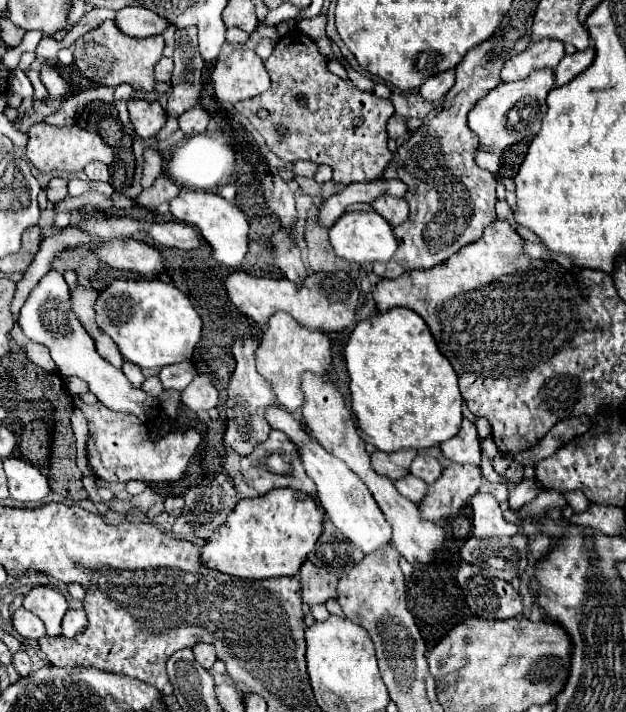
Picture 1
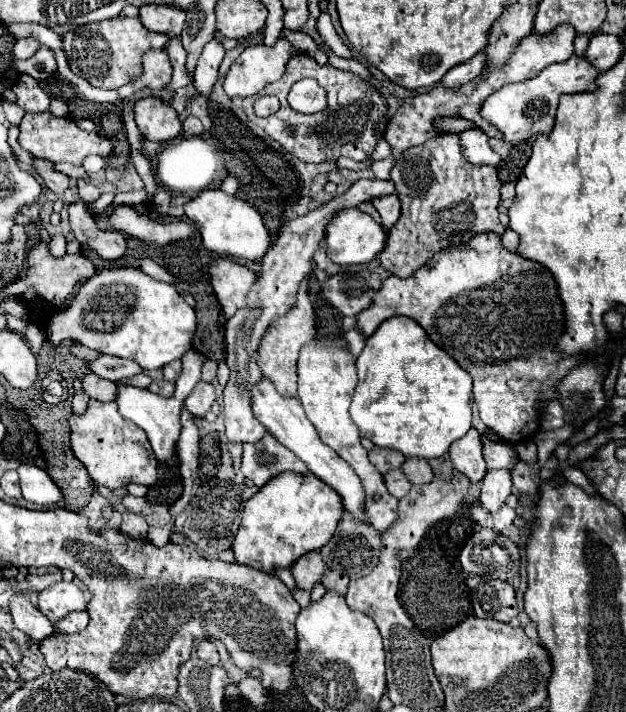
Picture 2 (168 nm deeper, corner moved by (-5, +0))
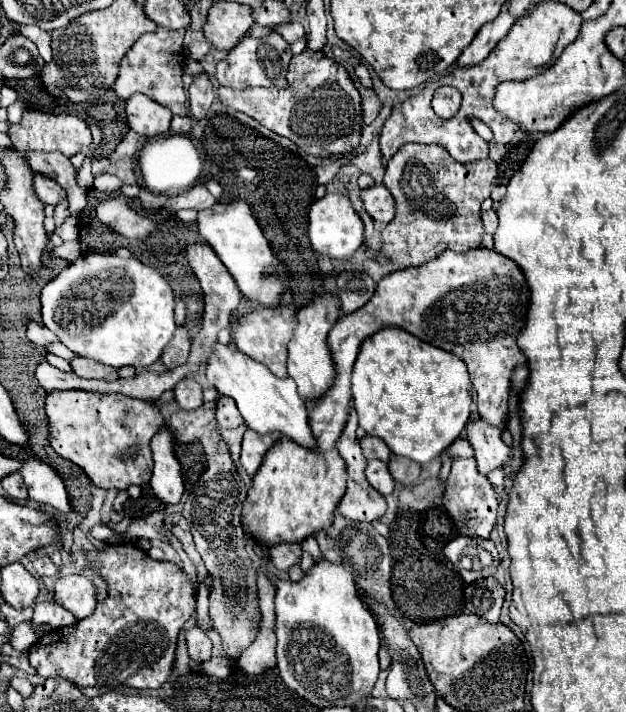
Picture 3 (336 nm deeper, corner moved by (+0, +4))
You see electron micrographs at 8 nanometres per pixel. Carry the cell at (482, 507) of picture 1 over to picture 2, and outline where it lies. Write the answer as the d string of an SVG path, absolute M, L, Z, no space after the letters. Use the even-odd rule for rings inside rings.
M487 469L481 487L481 499L479 499L483 509L487 509L489 513L499 511L509 495L511 495L509 469Z

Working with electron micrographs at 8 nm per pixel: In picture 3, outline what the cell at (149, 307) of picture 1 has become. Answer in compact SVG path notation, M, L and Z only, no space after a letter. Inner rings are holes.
M92 253L78 257L64 271L60 271L40 293L42 323L56 333L60 343L80 357L90 357L110 367L148 367L160 359L162 349L176 331L174 321L174 293L162 275L138 261L136 257L120 259L116 255Z

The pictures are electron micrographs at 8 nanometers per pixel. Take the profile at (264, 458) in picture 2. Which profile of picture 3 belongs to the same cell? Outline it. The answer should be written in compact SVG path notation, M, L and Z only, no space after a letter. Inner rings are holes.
M248 429L244 433L242 439L242 453L240 453L240 463L246 469L246 473L250 477L254 477L254 473L258 471L258 467L262 465L262 459L266 455L266 451L278 441L278 433L256 433L252 429Z

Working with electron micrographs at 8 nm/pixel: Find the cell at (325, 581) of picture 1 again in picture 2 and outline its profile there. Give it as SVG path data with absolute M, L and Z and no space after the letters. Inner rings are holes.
M311 551L307 555L303 555L299 561L293 563L291 573L297 581L299 589L311 591L317 583L321 583L321 577L329 571L329 567L323 563L319 551Z

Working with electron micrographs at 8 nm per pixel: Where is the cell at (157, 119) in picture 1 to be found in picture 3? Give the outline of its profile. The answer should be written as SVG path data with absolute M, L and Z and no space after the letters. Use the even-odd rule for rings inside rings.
M136 93L126 101L126 117L130 129L148 139L170 131L172 121L170 109L158 105L156 101L152 101L142 93Z

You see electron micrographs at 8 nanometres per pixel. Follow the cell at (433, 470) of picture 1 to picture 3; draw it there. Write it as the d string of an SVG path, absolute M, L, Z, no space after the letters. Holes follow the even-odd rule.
M400 455L390 457L388 469L390 469L390 475L394 477L394 481L398 481L406 487L414 485L420 475L420 465L416 461L410 461L408 457L400 457Z

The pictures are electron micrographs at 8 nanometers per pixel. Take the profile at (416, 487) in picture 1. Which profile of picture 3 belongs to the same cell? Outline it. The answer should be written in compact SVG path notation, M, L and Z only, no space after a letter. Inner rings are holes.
M378 459L366 461L366 479L368 483L382 495L388 495L394 491L394 479L388 475L388 465Z

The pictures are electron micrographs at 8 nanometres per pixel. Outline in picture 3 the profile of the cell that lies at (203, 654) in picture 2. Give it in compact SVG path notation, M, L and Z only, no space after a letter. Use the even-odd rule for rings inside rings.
M190 627L186 631L186 645L188 645L188 655L196 661L208 661L210 659L210 651L212 651L212 641L210 637L198 627Z

